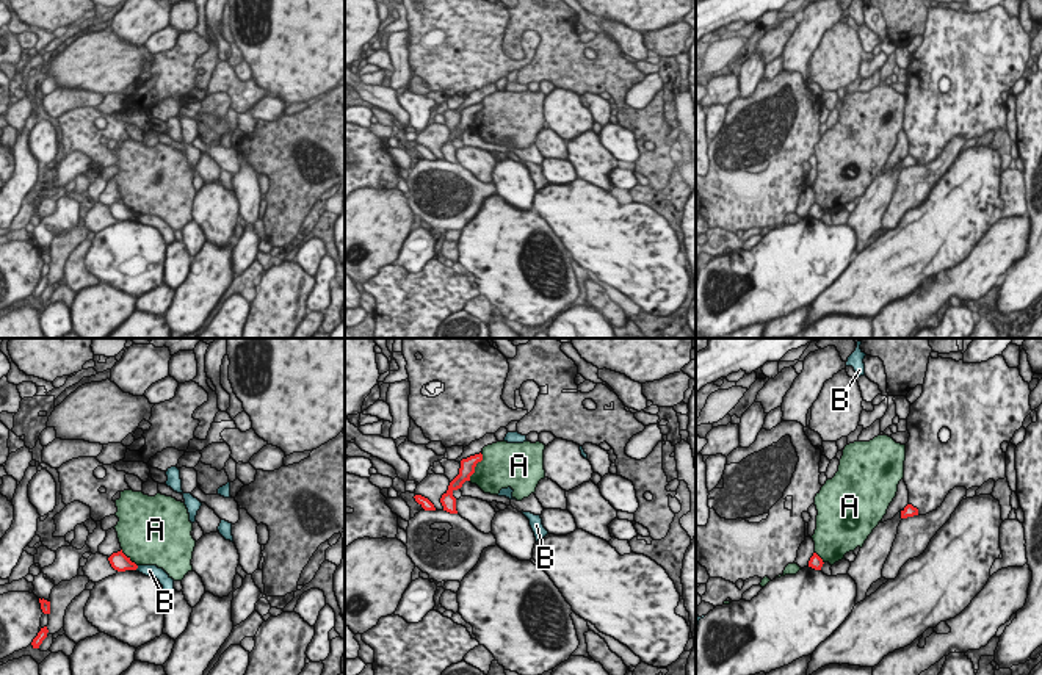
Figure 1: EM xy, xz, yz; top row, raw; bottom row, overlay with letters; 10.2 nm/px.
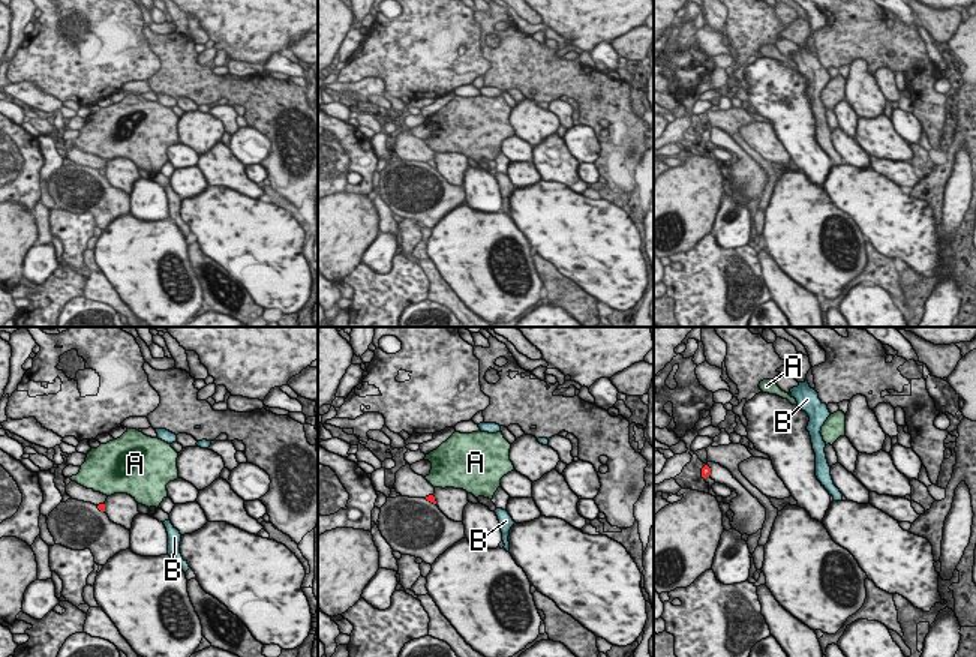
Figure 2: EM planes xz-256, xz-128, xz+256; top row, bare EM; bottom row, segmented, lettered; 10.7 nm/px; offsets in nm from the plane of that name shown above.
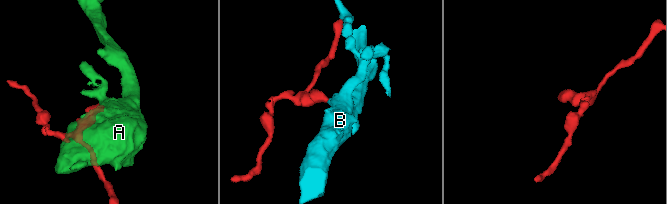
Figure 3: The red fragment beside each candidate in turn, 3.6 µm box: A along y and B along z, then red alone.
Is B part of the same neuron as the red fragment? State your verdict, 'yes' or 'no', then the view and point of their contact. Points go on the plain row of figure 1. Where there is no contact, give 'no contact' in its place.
no; contact xy (137, 216)

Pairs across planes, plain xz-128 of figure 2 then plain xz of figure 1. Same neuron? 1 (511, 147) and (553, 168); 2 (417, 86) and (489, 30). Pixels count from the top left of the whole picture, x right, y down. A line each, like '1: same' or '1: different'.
1: different
2: same

